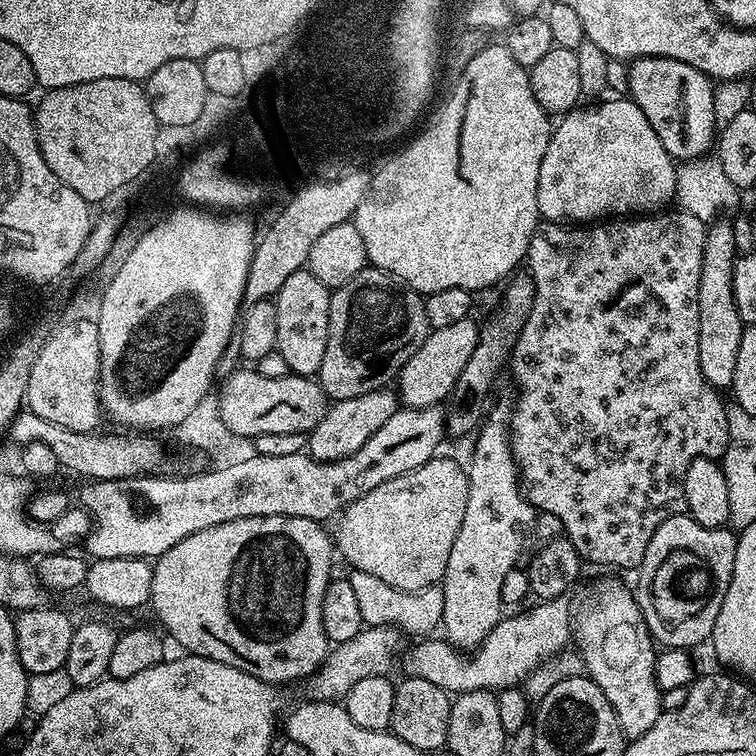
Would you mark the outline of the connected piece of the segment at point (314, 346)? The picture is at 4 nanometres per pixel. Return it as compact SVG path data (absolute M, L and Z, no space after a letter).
M301 270L290 274L282 282L282 290L274 297L276 317L278 318L278 338L276 351L286 358L289 373L315 377L322 366L322 354L326 354L326 334L330 318L330 290L314 274Z

